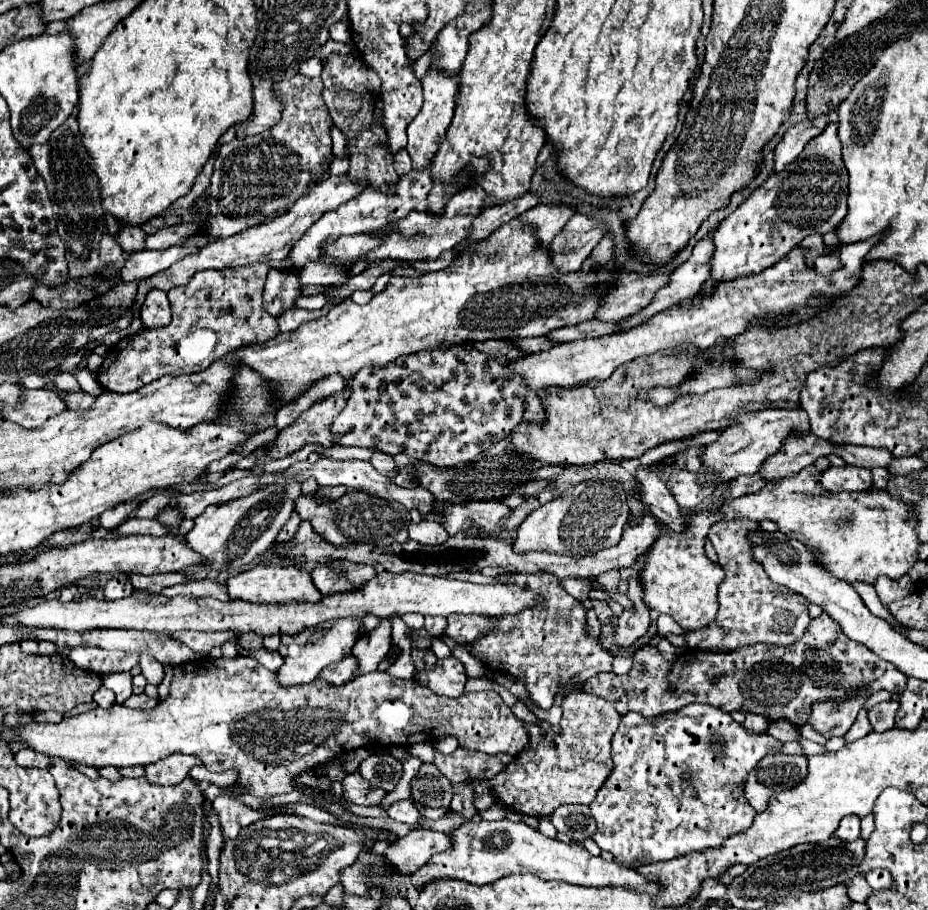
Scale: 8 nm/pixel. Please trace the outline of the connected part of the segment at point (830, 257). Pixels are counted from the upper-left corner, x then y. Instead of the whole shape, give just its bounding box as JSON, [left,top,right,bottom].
[814,252,842,276]

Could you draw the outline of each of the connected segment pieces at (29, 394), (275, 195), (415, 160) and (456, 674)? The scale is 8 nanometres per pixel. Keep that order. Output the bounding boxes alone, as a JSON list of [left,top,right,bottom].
[[2,390,64,428],[120,82,332,282],[408,70,458,170],[414,658,468,698]]

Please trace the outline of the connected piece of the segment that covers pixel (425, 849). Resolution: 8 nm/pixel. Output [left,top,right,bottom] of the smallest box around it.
[384,830,450,874]

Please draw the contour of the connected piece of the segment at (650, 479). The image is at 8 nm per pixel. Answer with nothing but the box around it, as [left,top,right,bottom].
[636,468,684,530]

